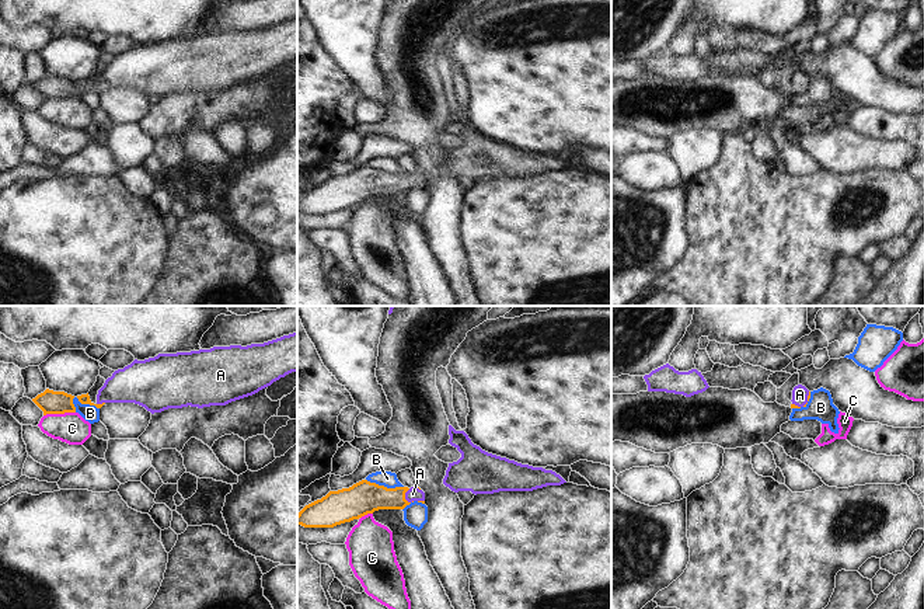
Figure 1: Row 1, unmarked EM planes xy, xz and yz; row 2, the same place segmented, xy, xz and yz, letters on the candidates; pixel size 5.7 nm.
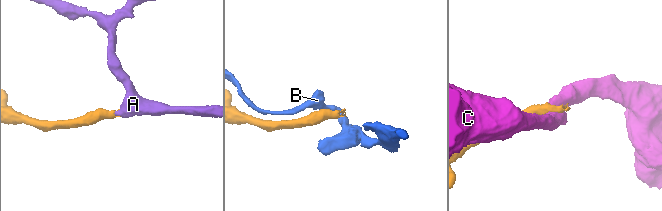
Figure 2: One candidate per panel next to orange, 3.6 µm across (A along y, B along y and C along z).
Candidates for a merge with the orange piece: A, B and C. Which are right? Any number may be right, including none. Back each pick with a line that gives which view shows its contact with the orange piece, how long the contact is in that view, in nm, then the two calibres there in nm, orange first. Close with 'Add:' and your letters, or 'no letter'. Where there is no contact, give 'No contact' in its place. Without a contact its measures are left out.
A: Touches orange in xz. Shared border 90 nm. Thickness 190 nm (orange) against 80 nm
Add: A

